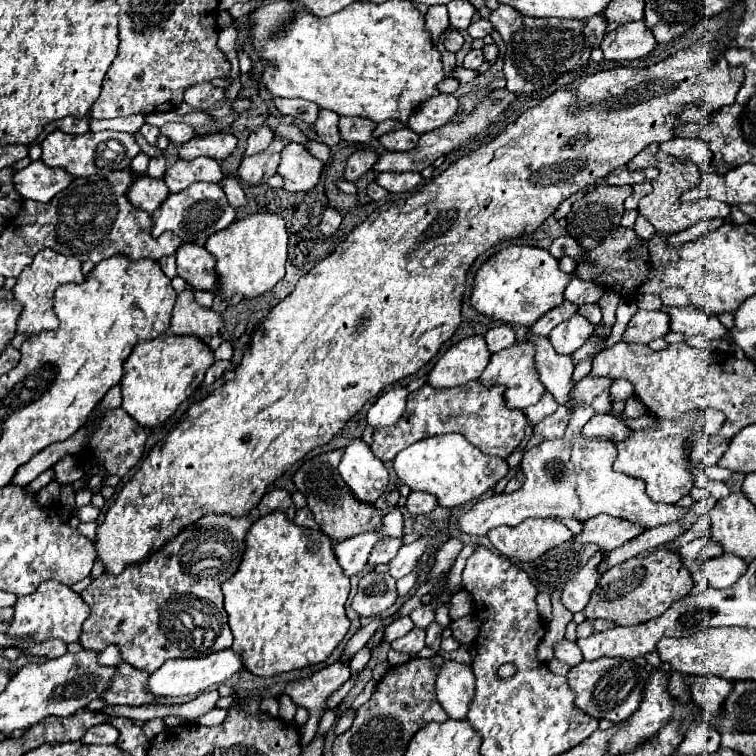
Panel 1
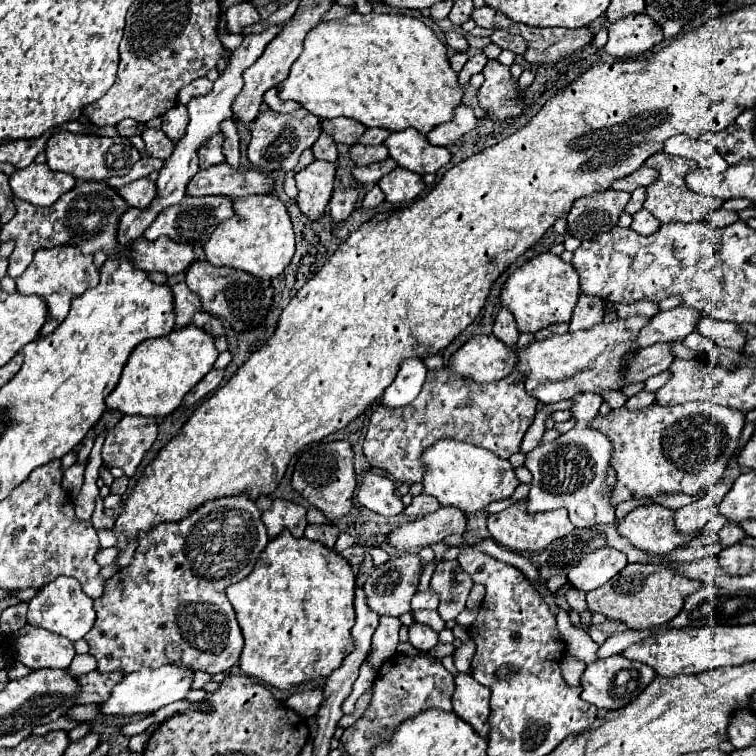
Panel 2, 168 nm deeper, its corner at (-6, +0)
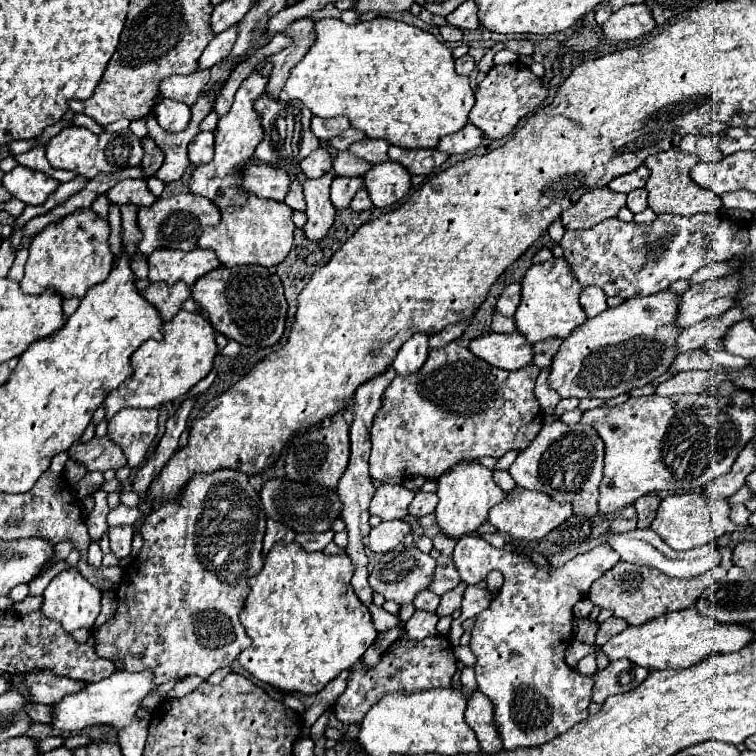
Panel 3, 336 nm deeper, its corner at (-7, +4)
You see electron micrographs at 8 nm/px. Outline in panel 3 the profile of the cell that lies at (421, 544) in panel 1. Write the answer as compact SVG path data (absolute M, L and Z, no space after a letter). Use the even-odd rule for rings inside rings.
M480 536L458 540L454 548L454 562L462 576L462 582L480 582L486 578L490 570L500 570L506 580L503 582L500 596L496 596L490 602L490 606L482 614L478 614L476 624L472 628L472 640L470 640L470 650L478 658L474 666L478 690L486 694L494 704L494 720L498 724L498 732L502 736L506 750L546 744L552 738L560 736L562 732L570 730L574 724L588 718L588 704L590 704L594 680L590 676L578 674L564 662L564 652L570 646L572 628L574 628L572 606L578 600L586 598L592 582L598 580L604 572L608 572L618 560L620 560L618 552L600 544L588 550L586 554L578 554L562 568L552 568L552 566L544 568L544 566L536 566L526 556L498 550Z

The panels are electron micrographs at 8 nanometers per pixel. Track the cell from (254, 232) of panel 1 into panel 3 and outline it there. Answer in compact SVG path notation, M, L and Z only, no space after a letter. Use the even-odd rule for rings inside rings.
M252 72L234 96L234 104L226 116L222 116L214 130L214 158L208 164L196 166L188 188L192 194L200 194L212 200L220 210L220 224L214 228L204 228L198 246L210 248L216 252L222 266L246 266L246 264L260 264L260 266L276 266L280 264L294 242L294 222L292 210L284 202L264 200L252 192L244 192L240 188L240 172L254 158L254 150L260 144L264 130L260 124L260 116L254 110L254 100L264 94L268 84L266 76Z

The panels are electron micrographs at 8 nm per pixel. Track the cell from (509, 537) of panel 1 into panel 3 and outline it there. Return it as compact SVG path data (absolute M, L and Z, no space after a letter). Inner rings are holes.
M514 488L512 492L506 494L506 498L500 504L496 504L490 510L488 522L500 534L508 534L514 540L542 540L550 530L560 526L570 516L572 516L572 504L560 504L560 502L552 500L548 494L544 494L544 492Z

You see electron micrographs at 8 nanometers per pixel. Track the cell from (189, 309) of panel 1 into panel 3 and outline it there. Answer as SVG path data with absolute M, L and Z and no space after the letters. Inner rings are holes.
M182 282L168 286L168 284L150 284L148 288L144 288L140 292L150 304L154 304L154 308L160 312L160 316L164 320L172 320L172 316L176 316L176 312L182 308L182 302L190 296L190 288Z

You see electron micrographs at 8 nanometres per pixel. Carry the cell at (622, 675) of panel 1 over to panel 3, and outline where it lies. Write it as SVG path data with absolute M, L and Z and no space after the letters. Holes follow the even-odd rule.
M616 660L610 662L602 672L594 674L594 694L592 702L604 704L608 696L614 694L624 694L634 690L644 682L644 678L650 674L648 668L636 666L630 660Z

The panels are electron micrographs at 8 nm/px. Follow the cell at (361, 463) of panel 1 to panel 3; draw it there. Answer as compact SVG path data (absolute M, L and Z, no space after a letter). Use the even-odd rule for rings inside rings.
M382 484L376 488L370 514L380 516L382 520L402 520L408 514L408 504L412 498L414 492L400 484Z

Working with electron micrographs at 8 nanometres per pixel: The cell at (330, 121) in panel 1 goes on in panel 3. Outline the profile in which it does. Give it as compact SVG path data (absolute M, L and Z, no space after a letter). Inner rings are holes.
M326 148L314 150L310 156L306 156L300 162L300 168L302 168L302 174L306 178L320 178L320 176L328 174L328 170L332 168L332 160L330 160L328 150Z

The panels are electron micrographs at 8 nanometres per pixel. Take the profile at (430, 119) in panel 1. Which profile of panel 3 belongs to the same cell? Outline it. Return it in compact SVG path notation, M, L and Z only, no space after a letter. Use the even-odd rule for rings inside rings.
M466 124L460 132L456 134L450 134L450 136L444 136L438 144L438 150L440 152L446 152L446 154L466 154L466 152L472 152L480 146L482 142L482 132L472 126L472 124Z

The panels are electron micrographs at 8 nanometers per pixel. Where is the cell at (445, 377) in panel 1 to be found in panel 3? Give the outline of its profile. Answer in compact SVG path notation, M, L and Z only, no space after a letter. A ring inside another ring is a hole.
M490 332L486 336L478 336L470 342L470 350L478 358L502 370L520 370L532 364L534 358L532 344L528 344L528 340L520 332L512 334Z

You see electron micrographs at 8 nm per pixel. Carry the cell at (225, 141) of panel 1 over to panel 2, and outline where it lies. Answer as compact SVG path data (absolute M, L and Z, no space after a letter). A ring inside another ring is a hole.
M217 134L205 146L199 148L199 168L209 168L213 164L225 162L223 142L225 142L225 136L223 134Z

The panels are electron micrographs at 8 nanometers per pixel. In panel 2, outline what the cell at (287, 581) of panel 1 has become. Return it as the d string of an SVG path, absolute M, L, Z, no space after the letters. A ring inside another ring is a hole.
M289 532L275 536L275 540L269 540L261 552L251 576L231 584L225 594L237 612L237 622L245 638L239 668L247 676L277 688L291 688L305 680L329 676L353 650L351 628L355 624L355 572L341 554L317 540L295 538Z

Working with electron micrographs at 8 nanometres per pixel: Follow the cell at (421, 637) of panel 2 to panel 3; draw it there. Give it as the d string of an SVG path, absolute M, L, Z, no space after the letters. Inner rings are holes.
M416 610L412 618L404 624L404 630L408 634L400 636L390 644L390 648L382 654L380 662L372 668L366 668L364 660L358 660L350 668L350 678L346 684L346 690L336 698L334 702L334 714L344 724L360 724L366 712L376 704L380 698L384 698L390 692L418 692L418 690L430 690L430 688L450 688L452 674L456 672L456 658L452 654L452 644L446 636L436 634L436 622L438 616L432 612Z

